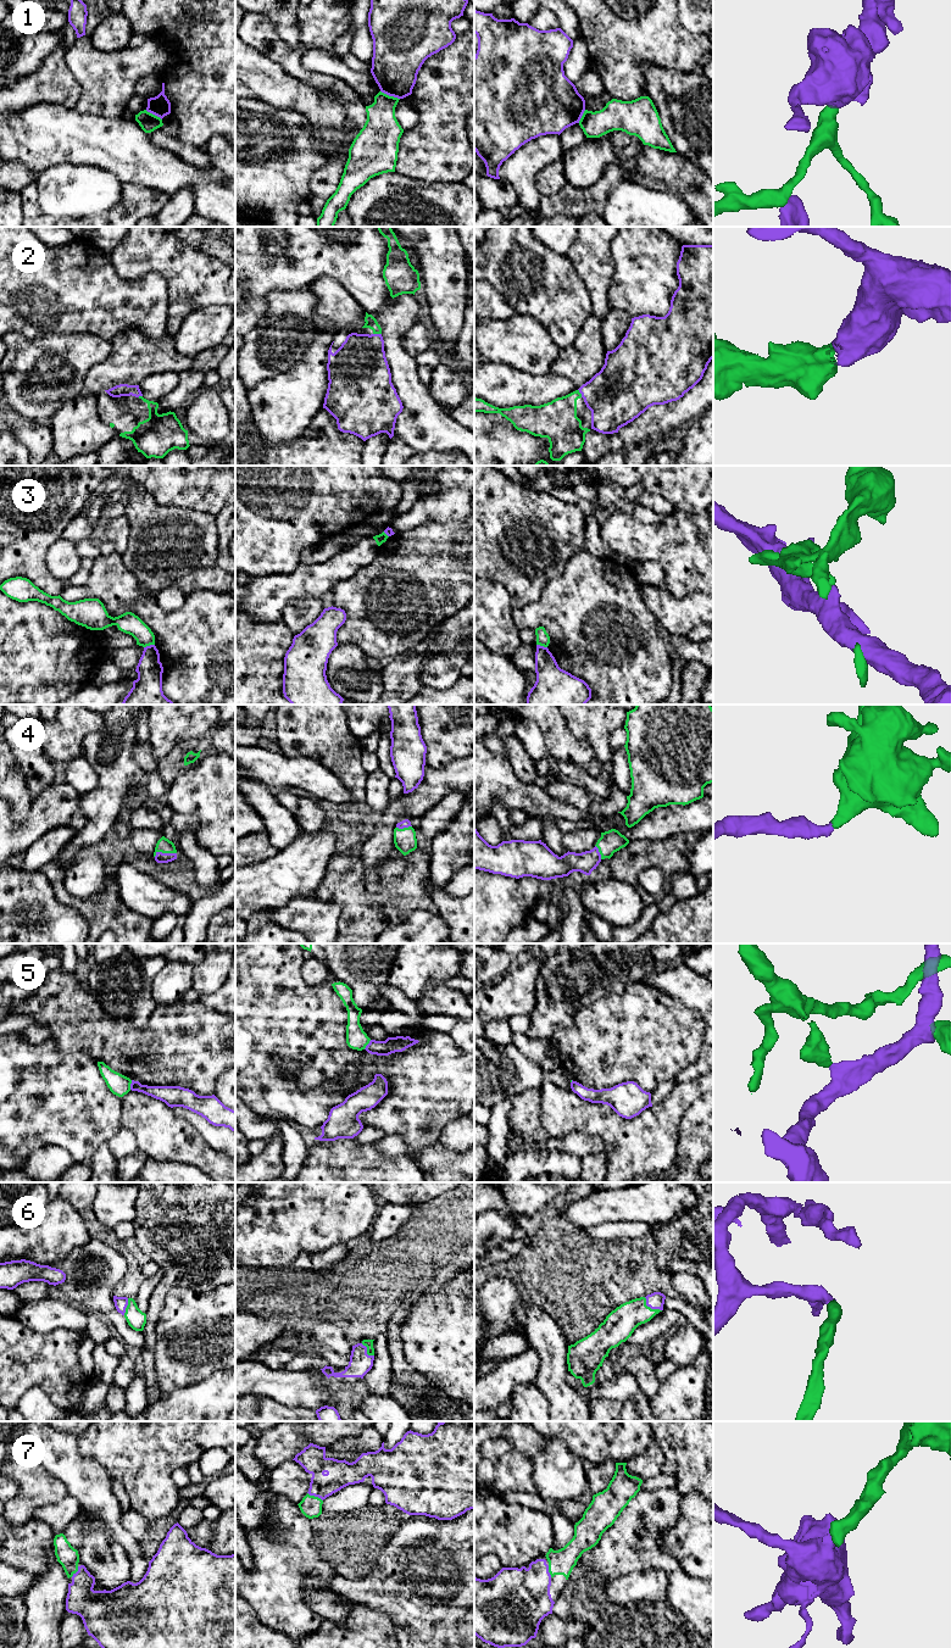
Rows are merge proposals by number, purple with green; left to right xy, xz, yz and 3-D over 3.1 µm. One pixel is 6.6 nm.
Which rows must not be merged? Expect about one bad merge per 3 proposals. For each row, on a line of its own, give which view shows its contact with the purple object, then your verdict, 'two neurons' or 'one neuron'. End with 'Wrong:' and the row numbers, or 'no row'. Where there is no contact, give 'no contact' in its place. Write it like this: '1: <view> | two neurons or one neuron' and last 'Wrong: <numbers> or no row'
1: xz | two neurons
2: xz | one neuron
3: xy | two neurons
4: xy | one neuron
5: xy | two neurons
6: yz | one neuron
7: xz | one neuron
Wrong: 1, 3, 5

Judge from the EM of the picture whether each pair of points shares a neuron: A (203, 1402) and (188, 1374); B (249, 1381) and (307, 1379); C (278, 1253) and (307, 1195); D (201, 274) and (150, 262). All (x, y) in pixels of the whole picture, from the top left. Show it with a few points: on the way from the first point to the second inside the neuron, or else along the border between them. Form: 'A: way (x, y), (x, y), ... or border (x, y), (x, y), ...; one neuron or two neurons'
A: border (218, 1370), (201, 1380), (174, 1390), (167, 1397); two neurons
B: way (263, 1381), (293, 1381); one neuron
C: way (278, 1239), (278, 1224), (293, 1209); one neuron
D: way (189, 273), (177, 262), (162, 262); one neuron

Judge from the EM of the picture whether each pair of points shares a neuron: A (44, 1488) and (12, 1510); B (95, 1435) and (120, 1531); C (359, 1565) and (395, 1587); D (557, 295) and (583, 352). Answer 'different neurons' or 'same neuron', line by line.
A: same neuron
B: different neurons
C: different neurons
D: different neurons

